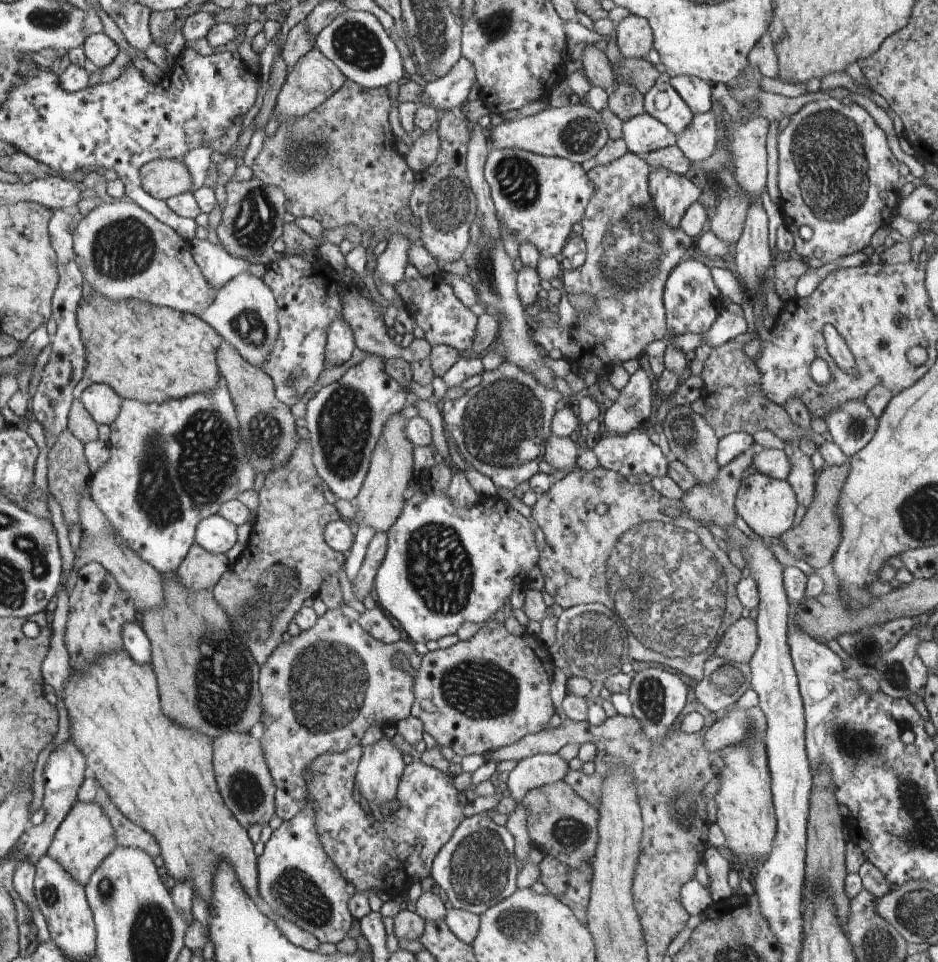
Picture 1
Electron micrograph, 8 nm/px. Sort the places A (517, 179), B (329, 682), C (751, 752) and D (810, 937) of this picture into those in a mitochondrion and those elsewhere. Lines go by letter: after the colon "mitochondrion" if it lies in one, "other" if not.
A: mitochondrion
B: mitochondrion
C: mitochondrion
D: other

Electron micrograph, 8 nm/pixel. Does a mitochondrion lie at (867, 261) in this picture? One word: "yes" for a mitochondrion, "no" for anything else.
no

